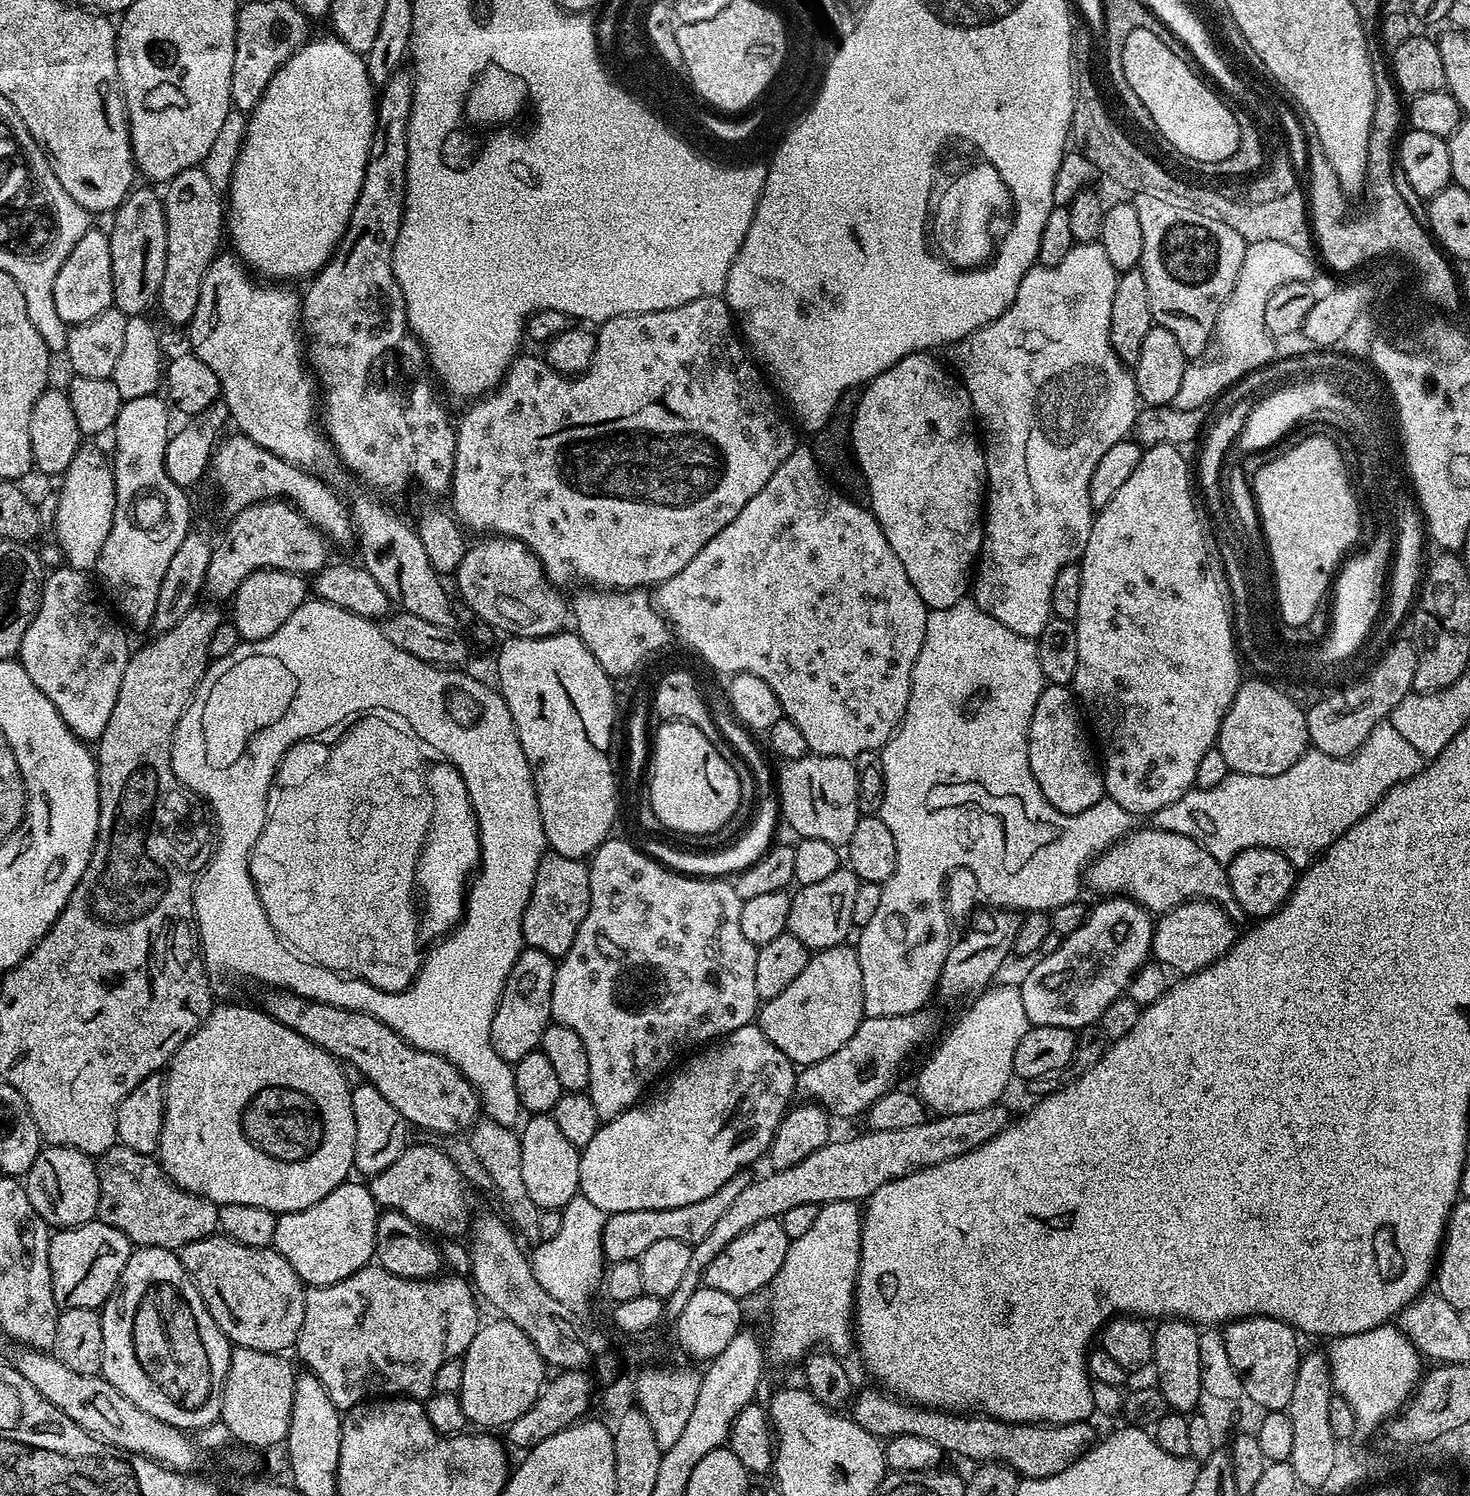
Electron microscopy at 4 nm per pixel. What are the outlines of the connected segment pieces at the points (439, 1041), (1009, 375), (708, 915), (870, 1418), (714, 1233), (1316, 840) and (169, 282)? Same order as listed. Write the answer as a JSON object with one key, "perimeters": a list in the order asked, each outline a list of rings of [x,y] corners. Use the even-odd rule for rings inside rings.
{"perimeters":[[[[309,599],[298,606],[290,615],[290,618],[282,623],[282,626],[279,626],[278,630],[275,630],[274,634],[270,634],[268,638],[248,643],[241,642],[237,648],[230,650],[230,654],[226,654],[226,658],[212,660],[209,663],[208,668],[204,671],[204,677],[200,679],[200,685],[196,688],[190,703],[186,706],[186,710],[176,727],[176,732],[172,736],[172,769],[189,793],[195,794],[197,792],[198,795],[205,796],[208,799],[208,804],[212,807],[213,814],[216,815],[216,824],[220,827],[220,845],[217,846],[216,853],[214,853],[215,848],[211,853],[211,856],[213,856],[212,861],[208,864],[208,869],[201,876],[199,873],[195,877],[192,890],[192,905],[196,911],[196,931],[200,934],[200,951],[209,973],[213,977],[245,976],[248,980],[257,980],[260,984],[268,984],[264,986],[272,990],[293,992],[296,996],[301,996],[307,1000],[316,1000],[319,1004],[329,1004],[335,1008],[354,1010],[355,1012],[370,1014],[374,1018],[378,1018],[378,1022],[390,1026],[390,1030],[398,1033],[406,1043],[413,1044],[418,1050],[426,1050],[430,1054],[438,1054],[442,1058],[449,1060],[476,1089],[487,1119],[493,1120],[493,1122],[501,1124],[503,1127],[512,1128],[515,1125],[515,1120],[518,1119],[517,1121],[519,1121],[522,1116],[518,1090],[514,1086],[516,1070],[509,1061],[498,1058],[498,1054],[494,1054],[494,1046],[490,1042],[490,1026],[494,1022],[494,1014],[496,1013],[496,1007],[500,1001],[506,978],[510,974],[518,954],[525,947],[524,935],[522,934],[522,914],[528,905],[540,860],[546,854],[546,841],[544,839],[544,827],[540,817],[538,798],[536,797],[536,787],[532,777],[532,767],[528,765],[526,754],[522,754],[522,746],[518,742],[516,727],[504,697],[500,695],[495,687],[487,688],[482,681],[475,680],[474,677],[467,676],[466,673],[460,671],[464,670],[453,670],[451,667],[439,664],[427,664],[418,658],[414,658],[414,654],[406,654],[406,650],[398,650],[398,646],[394,646],[391,642],[386,642],[386,638],[380,633],[379,627],[365,616],[347,612],[333,604],[325,604],[322,600]],[[371,708],[381,708],[384,712],[393,712],[394,715],[401,716],[405,720],[403,723],[410,729],[411,735],[421,745],[427,746],[429,744],[434,751],[441,752],[444,755],[441,757],[447,763],[456,767],[458,774],[462,774],[462,782],[466,782],[466,790],[470,794],[470,802],[476,815],[476,821],[480,823],[480,862],[478,871],[475,873],[474,879],[466,892],[464,915],[459,925],[437,943],[441,944],[428,957],[423,957],[420,971],[416,973],[411,986],[405,988],[403,992],[378,990],[370,982],[324,968],[321,964],[313,964],[312,961],[304,959],[299,952],[289,948],[284,943],[283,938],[274,930],[270,918],[266,918],[266,910],[258,898],[256,883],[252,880],[250,866],[248,865],[254,846],[262,834],[264,823],[268,817],[268,792],[273,786],[276,772],[280,769],[280,763],[284,755],[298,742],[323,737],[325,735],[323,732],[328,732],[331,728],[338,727],[347,716],[356,718],[361,714],[371,713],[368,712]]],[[[1099,242],[1072,245],[1070,254],[1058,262],[1058,266],[1037,266],[1031,268],[1022,278],[1022,286],[1018,286],[1018,294],[1014,302],[994,322],[974,330],[970,335],[955,345],[956,368],[958,379],[970,394],[970,402],[979,431],[982,433],[982,447],[988,478],[986,481],[986,515],[983,517],[984,541],[980,547],[978,567],[974,572],[974,603],[990,618],[1002,622],[1014,634],[1038,637],[1042,634],[1042,626],[1052,616],[1052,591],[1054,578],[1058,578],[1058,570],[1067,564],[1075,564],[1084,554],[1084,547],[1090,538],[1094,509],[1090,500],[1090,480],[1095,467],[1102,459],[1102,454],[1119,440],[1125,439],[1133,431],[1138,411],[1136,394],[1136,378],[1129,365],[1118,358],[1114,346],[1110,342],[1110,306],[1114,303],[1114,290],[1118,271],[1106,256],[1106,251]]],[[[615,838],[603,840],[592,853],[588,873],[590,874],[590,910],[586,918],[582,918],[582,926],[578,926],[574,946],[570,946],[570,950],[557,963],[550,1010],[555,1023],[570,1026],[570,1030],[574,1030],[578,1038],[582,1038],[582,1046],[586,1046],[586,1058],[590,1058],[590,1082],[586,1091],[594,1102],[594,1110],[598,1110],[601,1121],[607,1122],[633,1107],[645,1095],[643,1092],[647,1090],[648,1083],[659,1072],[667,1073],[685,1054],[709,1042],[719,1041],[734,1030],[757,1019],[758,1001],[754,990],[757,945],[752,944],[750,938],[746,938],[746,934],[742,934],[742,902],[738,894],[734,894],[731,883],[727,879],[681,875],[645,855],[638,850],[636,844],[632,845],[628,840],[615,840]]],[[[879,1387],[864,1388],[850,1400],[850,1417],[854,1423],[877,1438],[893,1436],[913,1436],[927,1438],[934,1442],[941,1453],[953,1452],[964,1460],[973,1460],[973,1465],[1004,1464],[1011,1468],[1017,1477],[1041,1480],[1058,1474],[1070,1467],[1079,1456],[1083,1456],[1098,1435],[1088,1422],[1079,1424],[1008,1424],[983,1414],[951,1414],[946,1410],[929,1410],[907,1403]]],[[[997,1102],[982,1110],[928,1118],[923,1124],[906,1126],[902,1130],[864,1130],[861,1136],[852,1136],[849,1140],[833,1139],[826,1146],[814,1150],[810,1158],[802,1158],[802,1162],[794,1166],[769,1171],[769,1176],[757,1175],[750,1182],[750,1186],[740,1191],[734,1203],[720,1215],[719,1221],[710,1229],[710,1234],[706,1234],[702,1242],[692,1245],[690,1266],[682,1278],[682,1283],[676,1287],[674,1294],[664,1300],[663,1319],[675,1322],[678,1314],[682,1314],[686,1302],[690,1302],[694,1290],[703,1285],[706,1266],[710,1266],[710,1262],[730,1242],[734,1242],[738,1234],[750,1230],[750,1226],[775,1220],[793,1206],[802,1206],[802,1202],[818,1205],[842,1200],[864,1202],[874,1194],[874,1190],[884,1188],[886,1182],[909,1176],[911,1172],[941,1164],[950,1158],[958,1158],[990,1142],[990,1138],[994,1138],[1003,1128],[1008,1127],[1010,1117],[1002,1105],[1003,1103]]],[[[1391,722],[1374,726],[1370,730],[1370,738],[1362,742],[1362,746],[1353,756],[1331,756],[1315,750],[1305,752],[1290,770],[1282,770],[1282,774],[1273,776],[1251,776],[1233,772],[1218,786],[1213,788],[1193,787],[1178,802],[1170,802],[1170,806],[1162,806],[1154,814],[1155,827],[1170,830],[1190,838],[1201,844],[1206,851],[1214,854],[1222,862],[1233,860],[1243,848],[1269,848],[1281,852],[1292,867],[1303,870],[1319,857],[1325,848],[1330,847],[1350,826],[1357,824],[1367,812],[1376,807],[1394,786],[1414,778],[1424,769],[1426,758],[1394,730]]],[[[200,166],[182,170],[182,174],[167,181],[165,188],[168,189],[163,189],[162,199],[166,218],[166,274],[162,274],[158,309],[170,323],[187,326],[192,323],[194,310],[198,310],[202,278],[212,265],[212,259],[221,251],[220,239],[223,241],[226,236],[226,204],[222,192],[214,188]]]]}

